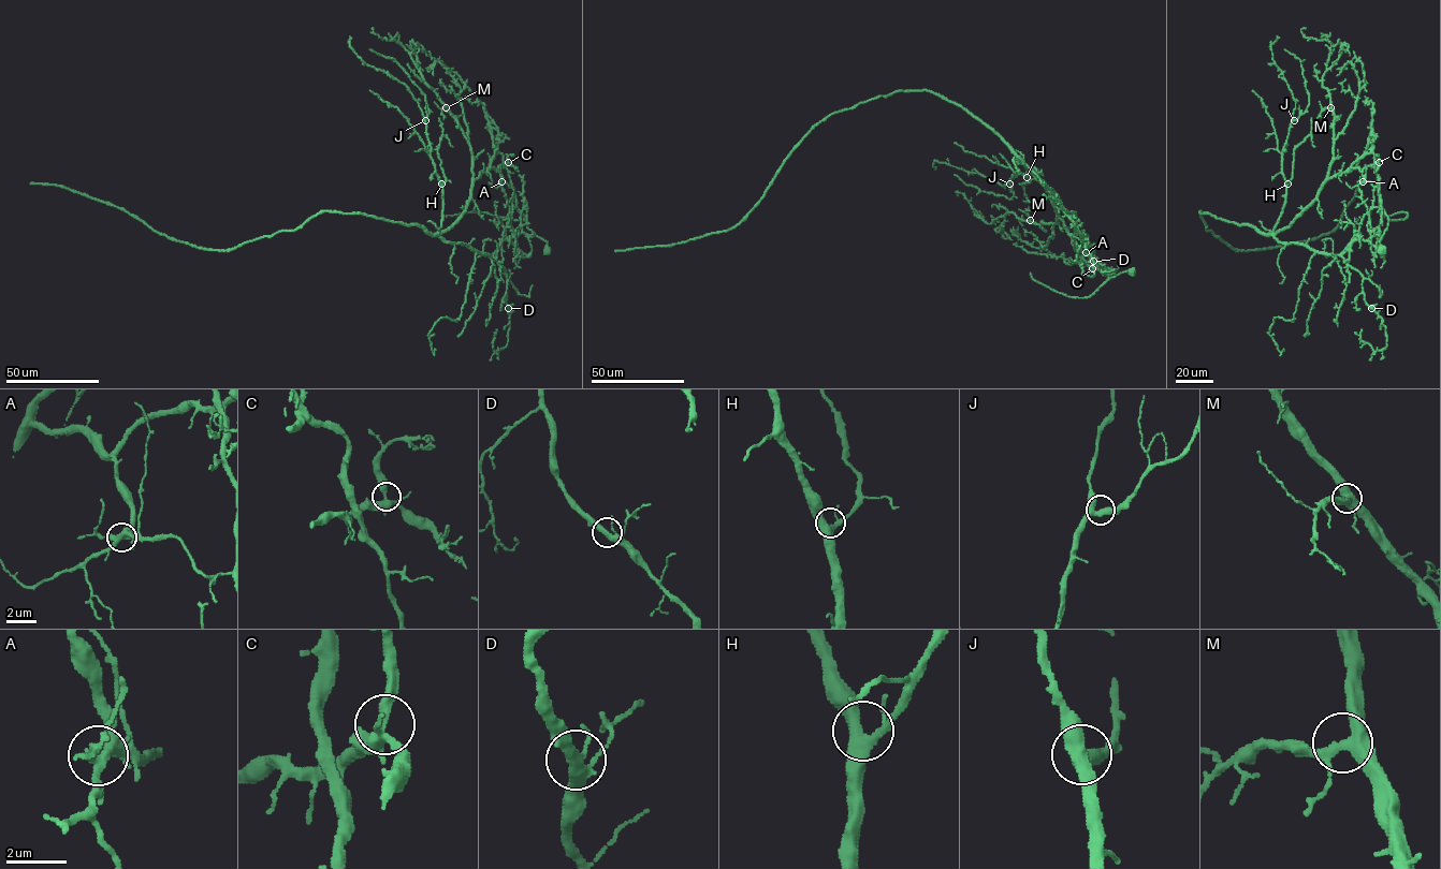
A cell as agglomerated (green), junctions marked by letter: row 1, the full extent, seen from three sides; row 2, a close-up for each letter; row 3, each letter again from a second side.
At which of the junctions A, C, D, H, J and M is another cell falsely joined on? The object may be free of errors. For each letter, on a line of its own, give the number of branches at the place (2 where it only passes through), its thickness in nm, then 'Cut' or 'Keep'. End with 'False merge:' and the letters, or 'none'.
A: Branches: 5. Thickness 360 nm. Cut
C: Branches: 4. Thickness 360 nm. Keep
D: Branches: 4. Thickness 340 nm. Keep
H: Branches: 4. Thickness 380 nm. Keep
J: Branches: 3. Thickness 360 nm. Keep
M: Branches: 4. Thickness 400 nm. Keep
False merge: A

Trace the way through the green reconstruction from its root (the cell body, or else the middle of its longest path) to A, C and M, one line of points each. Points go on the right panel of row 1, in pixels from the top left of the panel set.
A: (1381, 251), (1380, 241), (1387, 229), (1387, 216), (1381, 205), (1379, 189), (1369, 181), (1363, 181)
C: (1381, 251), (1380, 241), (1388, 219), (1378, 188), (1376, 165), (1379, 162)
M: (1381, 251), (1380, 241), (1388, 219), (1379, 189), (1366, 181), (1357, 168), (1327, 178), (1335, 119), (1330, 107)

